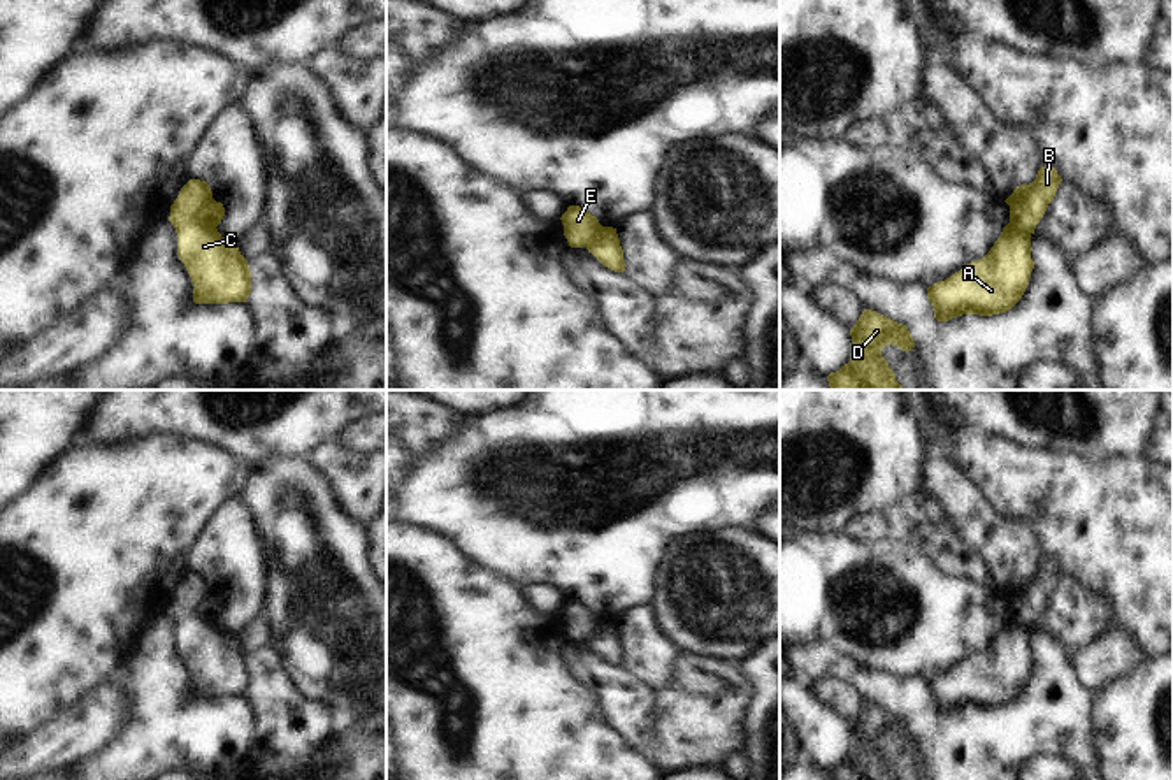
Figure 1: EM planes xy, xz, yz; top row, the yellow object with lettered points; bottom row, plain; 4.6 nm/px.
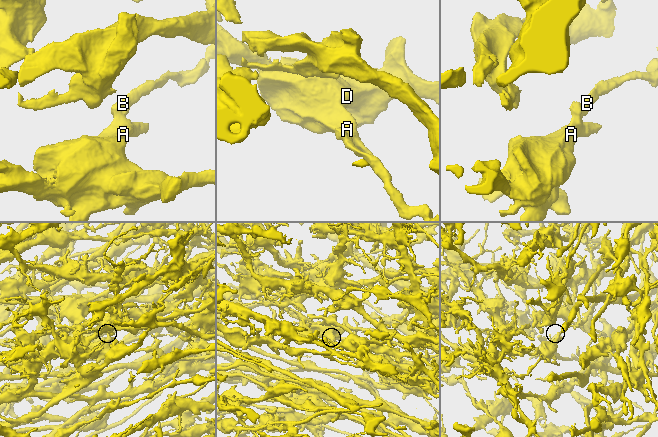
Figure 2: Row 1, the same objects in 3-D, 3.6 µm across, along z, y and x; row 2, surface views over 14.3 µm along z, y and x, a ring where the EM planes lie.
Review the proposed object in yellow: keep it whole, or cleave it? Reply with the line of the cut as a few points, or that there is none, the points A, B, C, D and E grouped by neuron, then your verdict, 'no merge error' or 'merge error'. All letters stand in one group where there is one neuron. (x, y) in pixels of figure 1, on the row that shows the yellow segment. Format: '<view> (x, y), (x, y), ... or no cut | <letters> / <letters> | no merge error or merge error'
xy (213, 199), (202, 216), (209, 227) | A C D E / B | merge error

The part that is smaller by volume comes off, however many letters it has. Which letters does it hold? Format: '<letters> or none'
B

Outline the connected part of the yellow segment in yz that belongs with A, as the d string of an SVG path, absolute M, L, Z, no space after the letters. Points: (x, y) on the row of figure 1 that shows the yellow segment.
M1008 223L990 251L927 288L938 321L1010 311L1024 295L1034 262L1031 234Z

